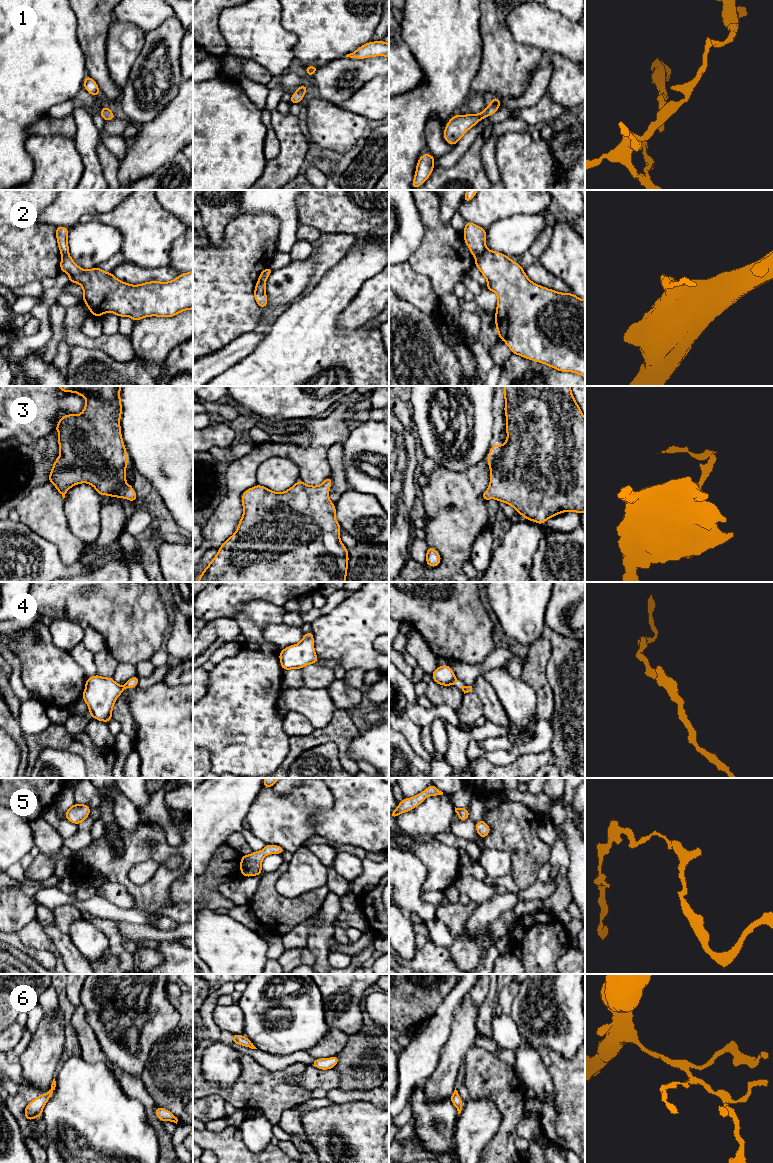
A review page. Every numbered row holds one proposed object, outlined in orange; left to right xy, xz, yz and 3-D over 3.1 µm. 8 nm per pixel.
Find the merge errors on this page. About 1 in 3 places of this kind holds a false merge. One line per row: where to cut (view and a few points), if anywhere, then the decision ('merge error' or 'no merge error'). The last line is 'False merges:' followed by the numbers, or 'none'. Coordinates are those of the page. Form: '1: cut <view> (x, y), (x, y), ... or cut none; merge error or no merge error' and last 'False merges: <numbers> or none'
1: cut none; no merge error
2: cut yz (487, 250), (475, 257); merge error
3: cut none; no merge error
4: cut none; no merge error
5: cut none; no merge error
6: cut none; no merge error
False merges: 2

